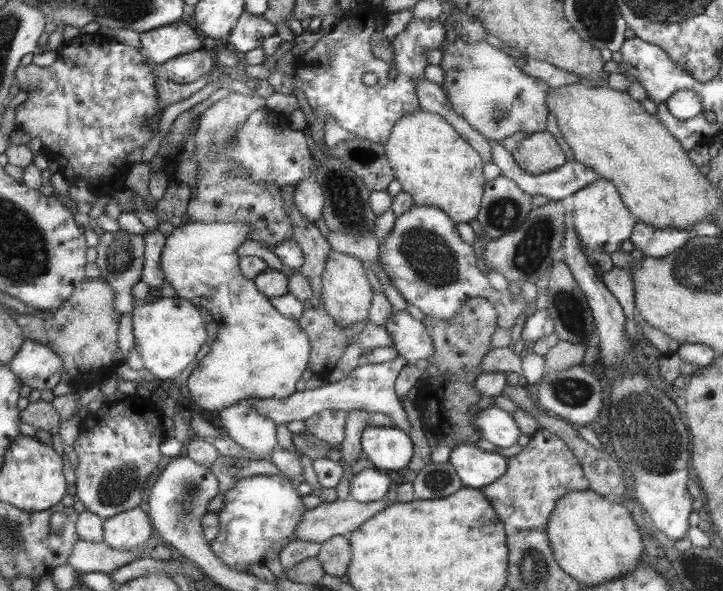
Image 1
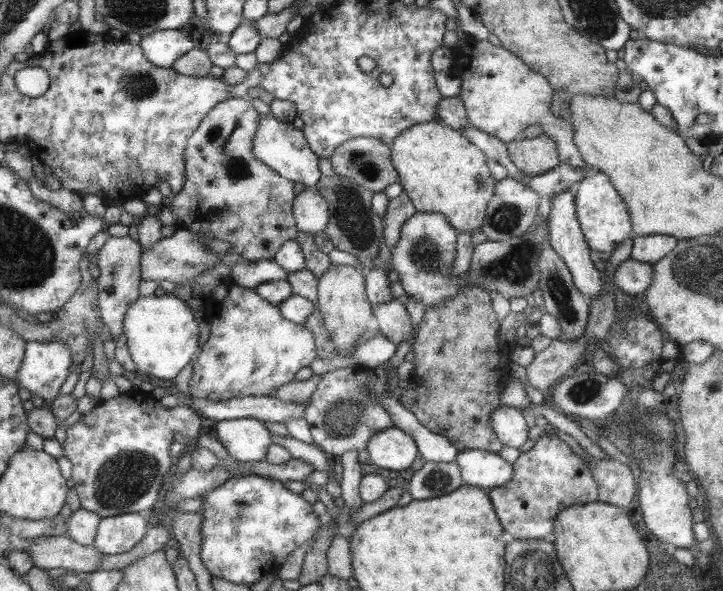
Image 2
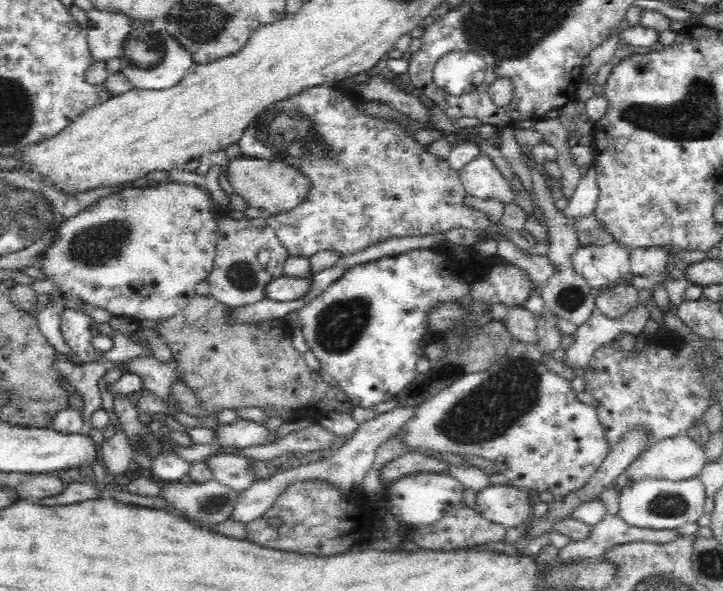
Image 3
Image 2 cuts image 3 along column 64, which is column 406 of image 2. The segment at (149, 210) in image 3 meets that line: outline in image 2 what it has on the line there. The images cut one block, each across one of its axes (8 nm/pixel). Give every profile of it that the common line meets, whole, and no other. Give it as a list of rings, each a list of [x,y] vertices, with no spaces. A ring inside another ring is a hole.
[[[416,212],[400,226],[400,238],[389,252],[392,270],[397,272],[398,281],[405,297],[421,302],[423,307],[433,307],[447,303],[453,296],[459,295],[461,285],[472,286],[472,282],[463,275],[450,273],[456,257],[455,245],[457,230],[439,213]]]

